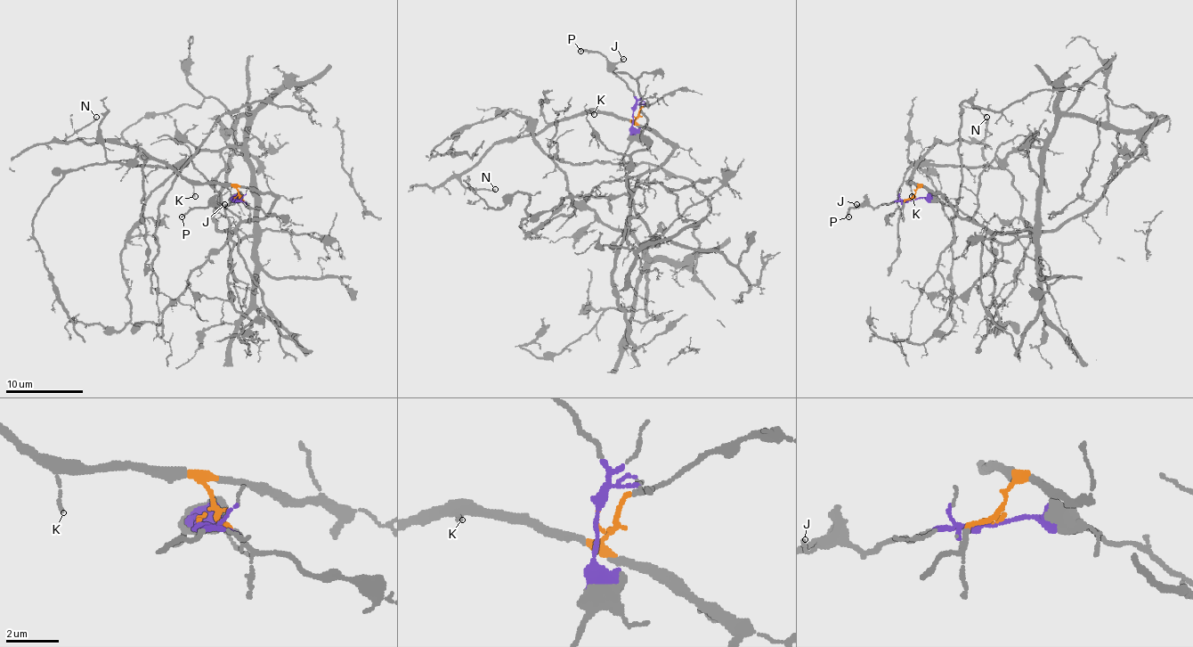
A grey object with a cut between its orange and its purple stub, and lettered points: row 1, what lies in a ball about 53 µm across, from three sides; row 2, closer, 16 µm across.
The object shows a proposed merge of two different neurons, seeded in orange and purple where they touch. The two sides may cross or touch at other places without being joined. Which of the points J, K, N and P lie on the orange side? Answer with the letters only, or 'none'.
K, N

